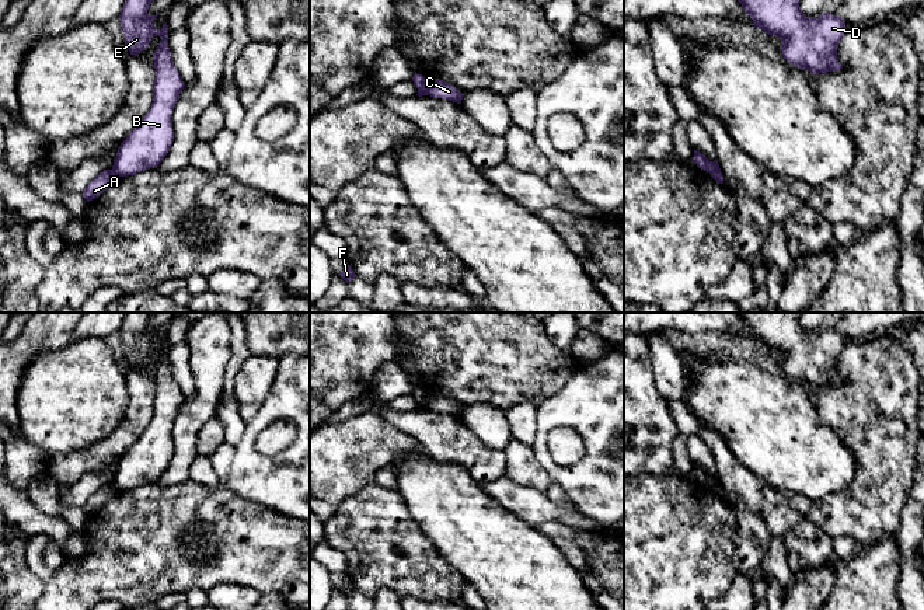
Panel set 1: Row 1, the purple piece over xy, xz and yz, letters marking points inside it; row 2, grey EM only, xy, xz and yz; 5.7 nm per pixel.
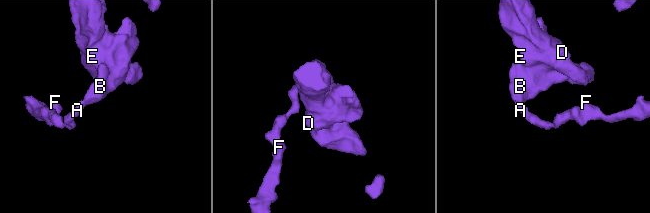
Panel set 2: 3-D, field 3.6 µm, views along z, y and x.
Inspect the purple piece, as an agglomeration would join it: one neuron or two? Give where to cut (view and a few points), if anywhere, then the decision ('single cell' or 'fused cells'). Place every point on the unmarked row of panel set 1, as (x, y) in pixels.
cut in xz along (425, 393), (428, 408); fused cells

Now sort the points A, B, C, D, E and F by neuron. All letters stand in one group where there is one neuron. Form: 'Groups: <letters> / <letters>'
Groups: A F / B C D E

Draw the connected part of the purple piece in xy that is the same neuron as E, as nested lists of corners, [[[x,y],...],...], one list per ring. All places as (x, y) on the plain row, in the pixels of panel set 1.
[[[125,313],[119,335],[130,369],[143,366],[153,351],[161,352],[154,366],[153,416],[140,438],[118,461],[112,484],[116,491],[157,482],[174,456],[172,426],[185,398],[168,362],[168,339],[154,342],[156,330],[147,324],[154,313]]]

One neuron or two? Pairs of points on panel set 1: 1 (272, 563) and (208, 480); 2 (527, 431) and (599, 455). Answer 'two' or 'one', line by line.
1: two
2: two

